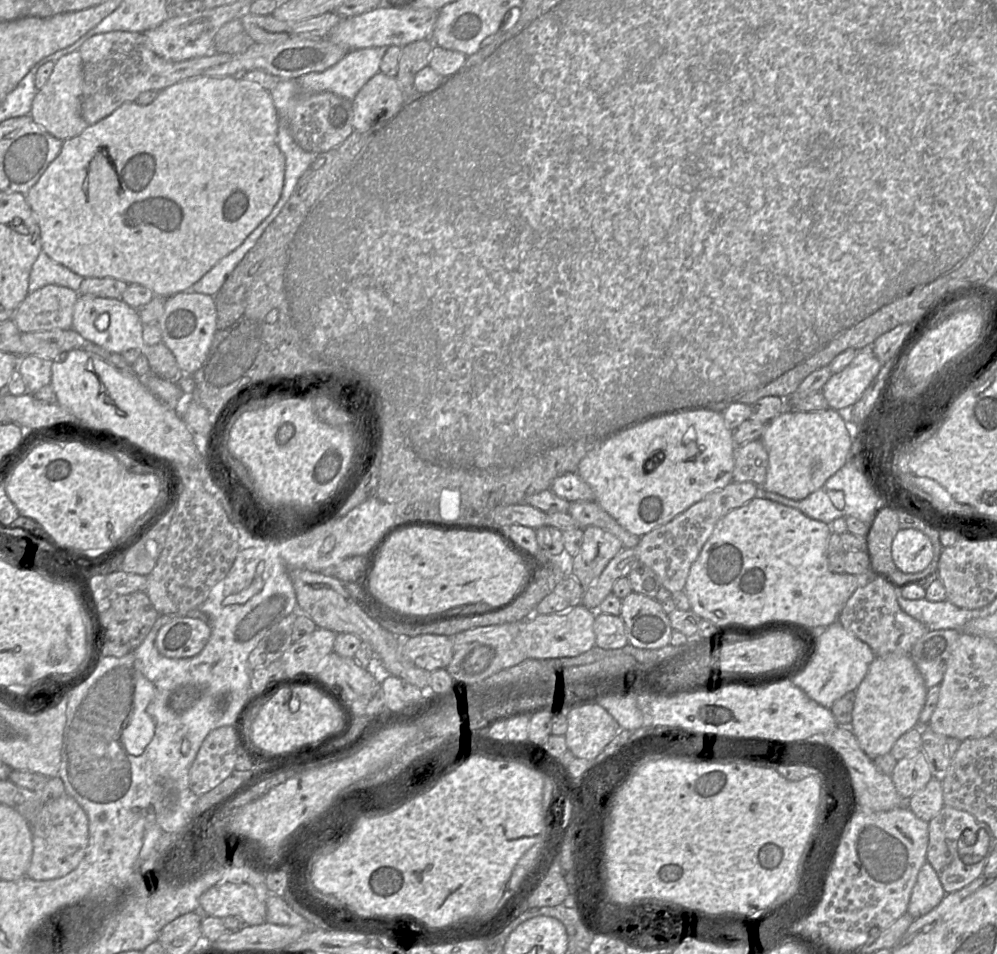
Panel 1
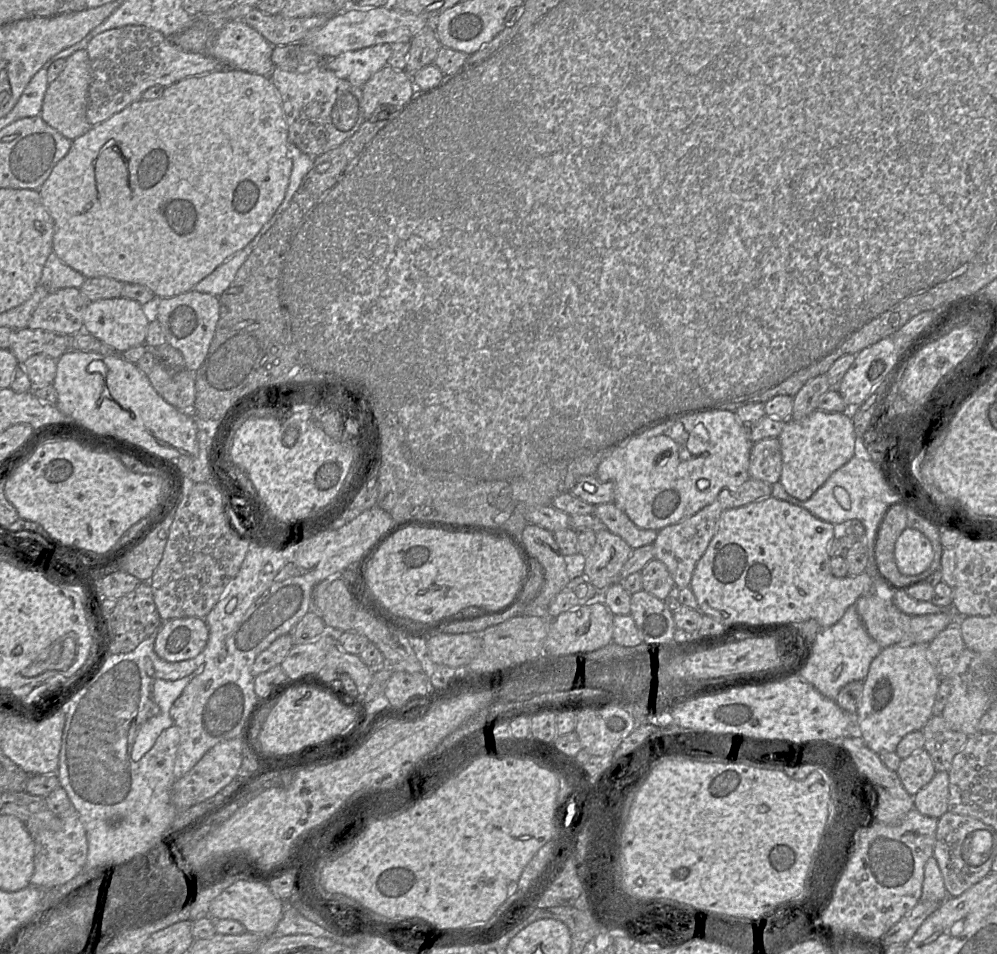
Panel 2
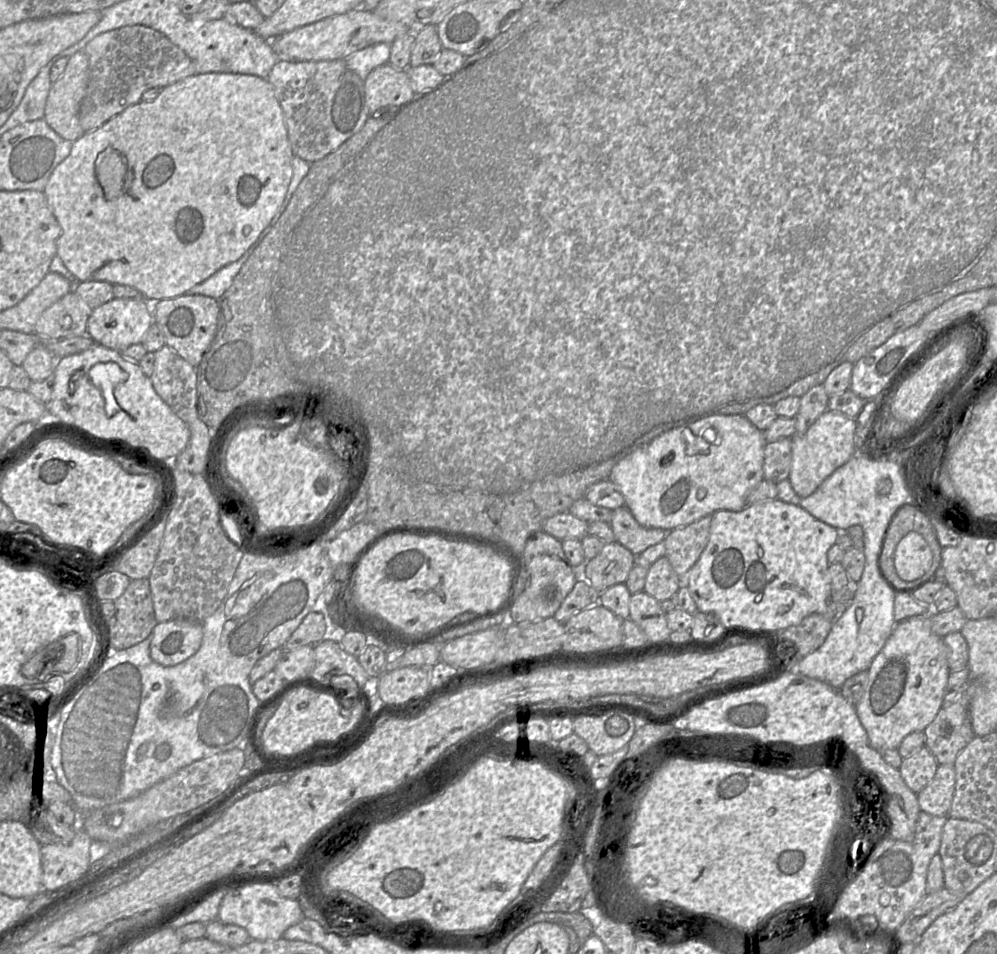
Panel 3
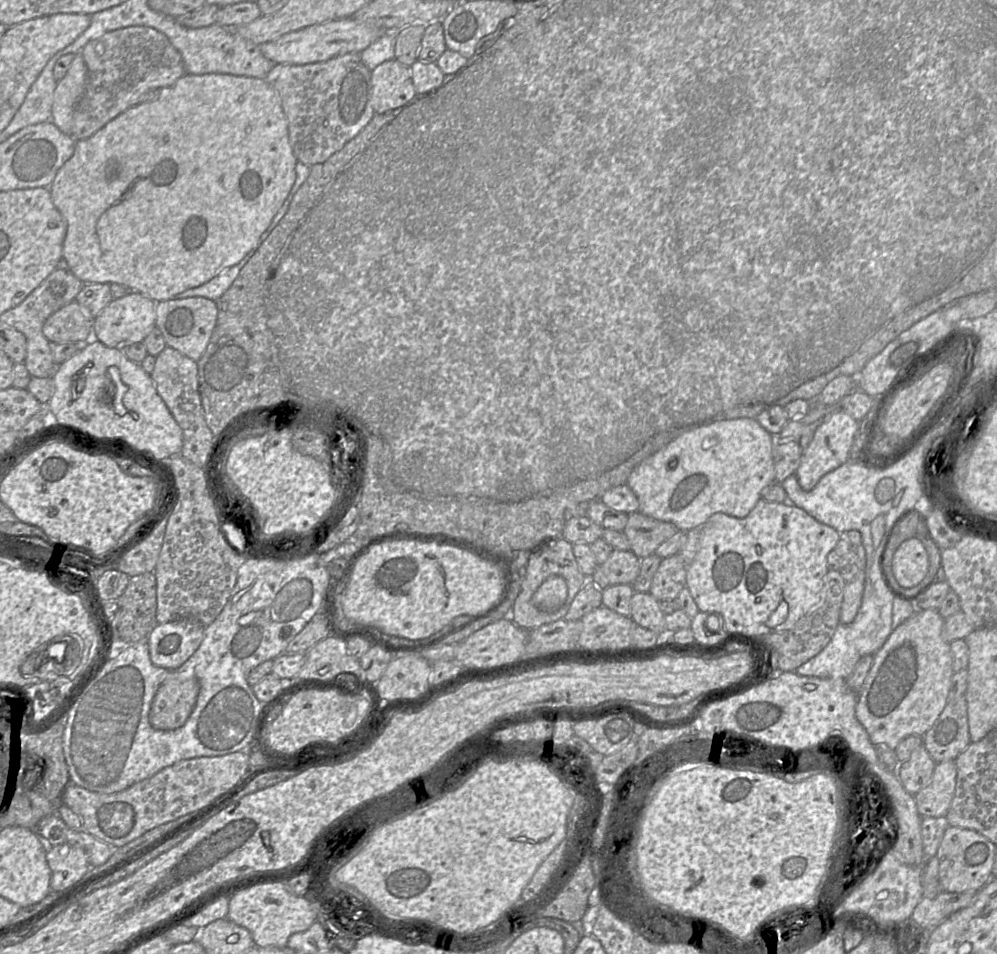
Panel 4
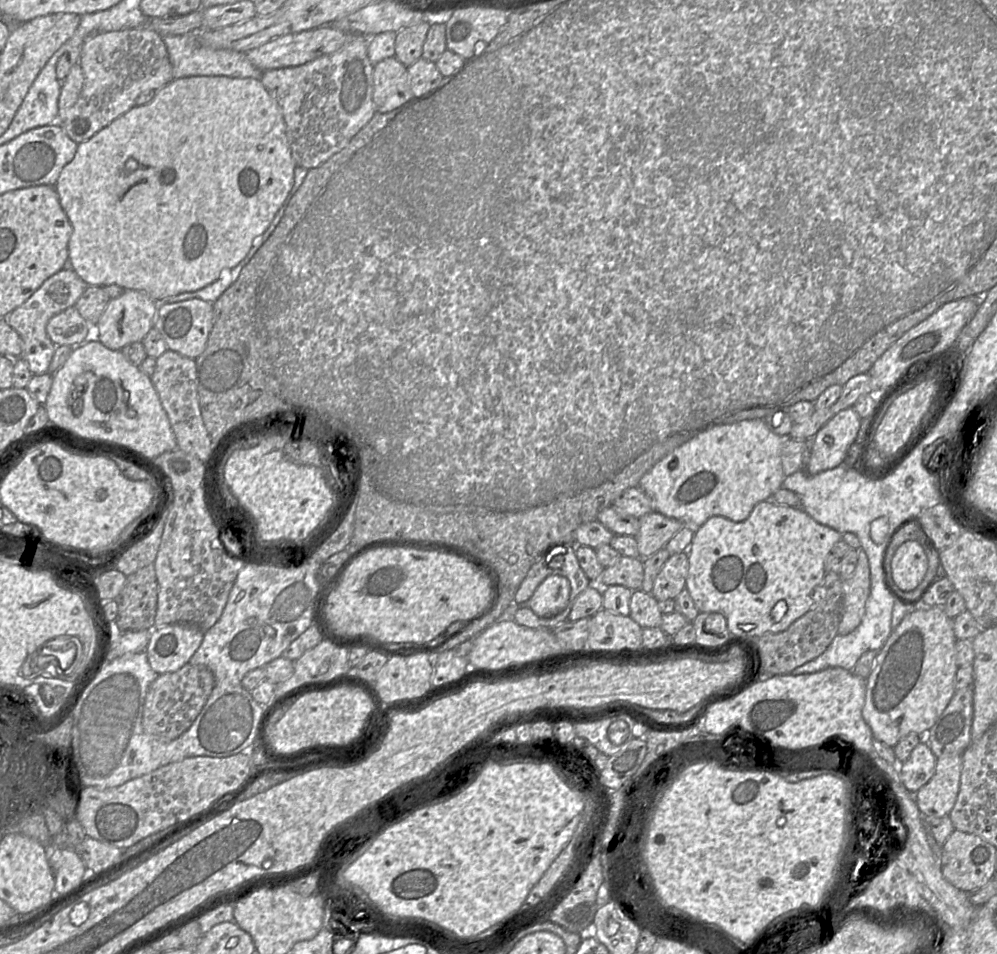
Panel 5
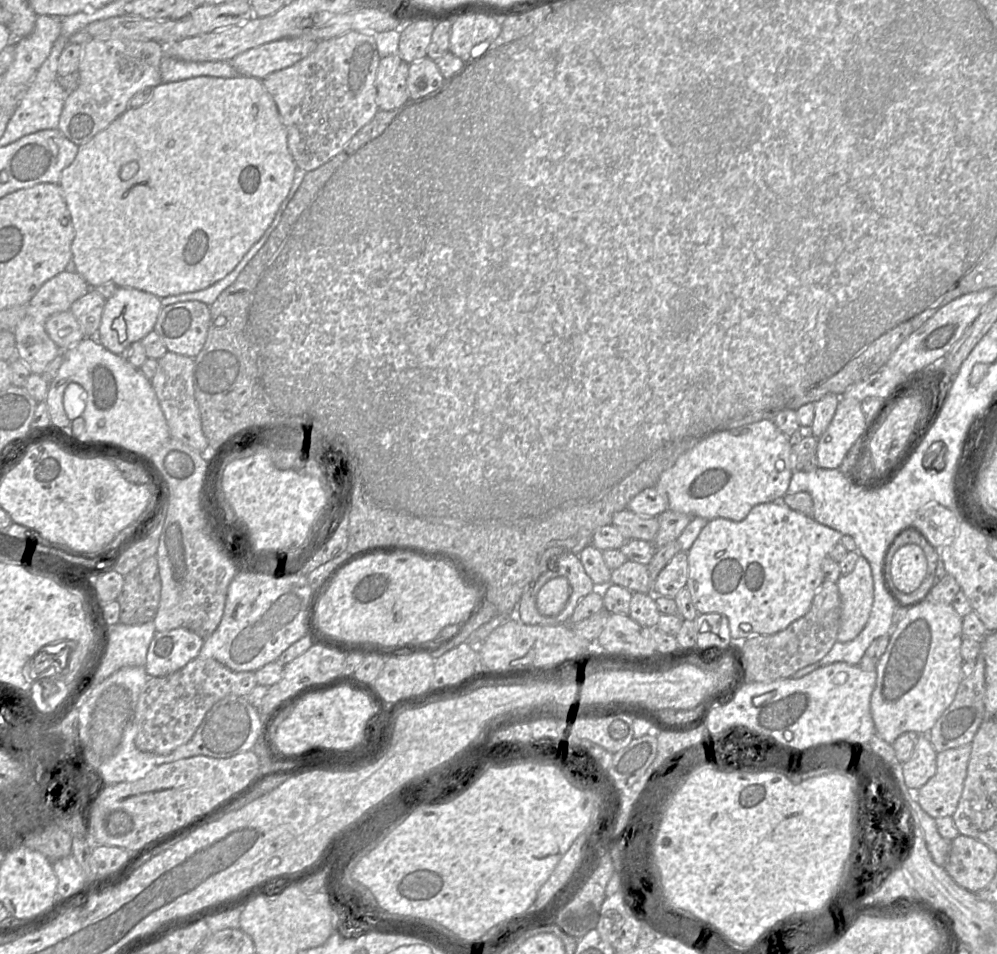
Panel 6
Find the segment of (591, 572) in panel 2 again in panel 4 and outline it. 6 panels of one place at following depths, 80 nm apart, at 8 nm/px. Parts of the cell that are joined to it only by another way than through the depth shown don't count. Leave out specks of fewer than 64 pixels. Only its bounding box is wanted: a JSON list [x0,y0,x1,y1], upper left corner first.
[588,549,640,593]

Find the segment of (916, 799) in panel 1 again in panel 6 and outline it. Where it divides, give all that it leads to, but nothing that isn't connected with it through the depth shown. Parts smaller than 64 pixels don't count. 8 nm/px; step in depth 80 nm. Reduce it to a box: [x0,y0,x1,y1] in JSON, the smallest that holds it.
[918,744,971,818]

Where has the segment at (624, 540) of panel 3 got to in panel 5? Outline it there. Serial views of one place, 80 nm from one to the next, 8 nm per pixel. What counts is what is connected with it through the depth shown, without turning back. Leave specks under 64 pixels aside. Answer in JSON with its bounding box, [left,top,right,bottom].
[635,511,683,559]

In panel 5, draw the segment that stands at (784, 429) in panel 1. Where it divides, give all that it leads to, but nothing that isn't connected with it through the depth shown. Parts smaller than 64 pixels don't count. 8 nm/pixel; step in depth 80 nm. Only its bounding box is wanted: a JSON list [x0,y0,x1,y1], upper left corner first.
[806,407,861,475]

